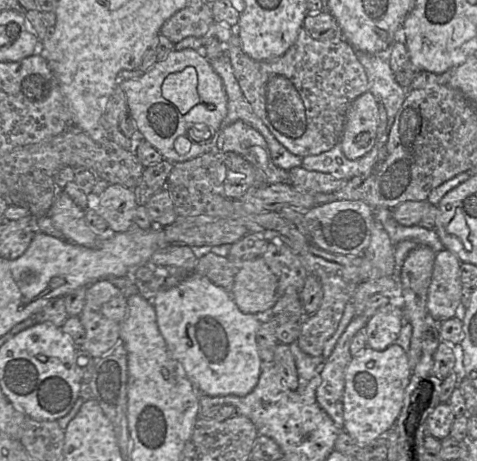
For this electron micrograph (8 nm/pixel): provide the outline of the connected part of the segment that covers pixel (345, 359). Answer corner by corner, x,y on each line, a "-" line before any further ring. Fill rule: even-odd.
356,314
348,324
323,364
321,383
316,390
317,403
340,429
344,428
343,394
345,370
352,358
350,343
353,336
363,329
367,319
363,314

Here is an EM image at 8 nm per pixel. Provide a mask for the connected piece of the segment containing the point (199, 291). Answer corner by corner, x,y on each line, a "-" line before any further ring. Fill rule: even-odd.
196,272
178,285
158,293
152,304
156,312
158,329
170,357
183,366
189,381
200,395
242,397
256,386
263,368
256,335
262,325
261,317
266,314
243,313
229,292

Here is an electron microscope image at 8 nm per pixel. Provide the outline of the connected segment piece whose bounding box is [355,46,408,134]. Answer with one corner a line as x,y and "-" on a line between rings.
391,46
384,52
368,53
356,50
356,56
362,64
368,79
368,91
378,103
382,103
387,114
386,132
389,134
395,116
403,104
408,90
395,79
395,73
389,65

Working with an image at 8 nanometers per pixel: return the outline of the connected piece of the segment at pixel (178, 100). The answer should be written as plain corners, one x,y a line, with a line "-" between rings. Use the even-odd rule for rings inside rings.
194,67
168,75
162,84
162,95
170,100
182,115
201,103
197,92
198,76

